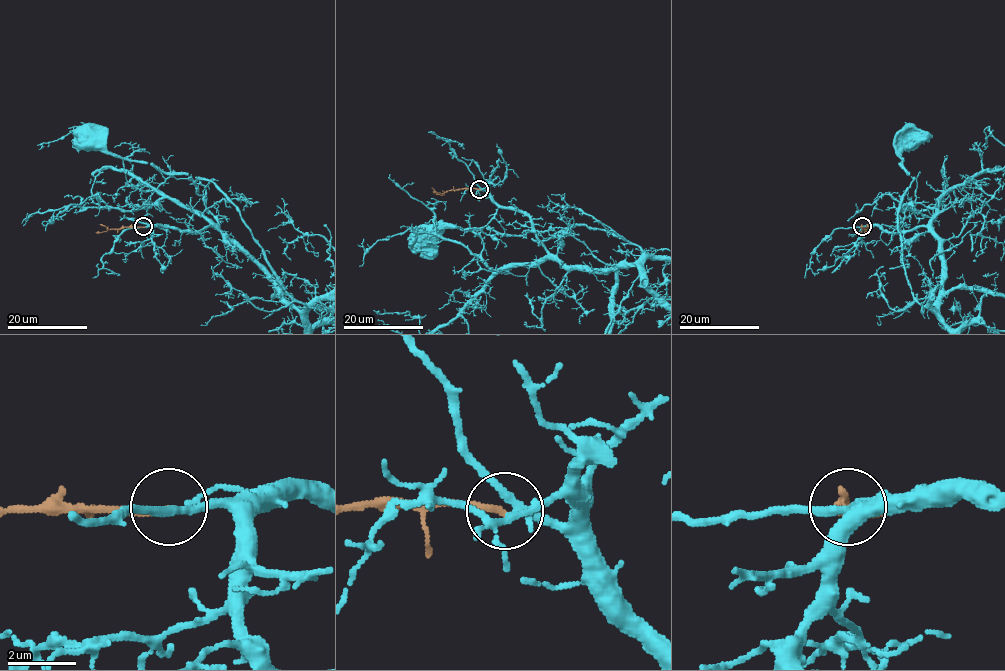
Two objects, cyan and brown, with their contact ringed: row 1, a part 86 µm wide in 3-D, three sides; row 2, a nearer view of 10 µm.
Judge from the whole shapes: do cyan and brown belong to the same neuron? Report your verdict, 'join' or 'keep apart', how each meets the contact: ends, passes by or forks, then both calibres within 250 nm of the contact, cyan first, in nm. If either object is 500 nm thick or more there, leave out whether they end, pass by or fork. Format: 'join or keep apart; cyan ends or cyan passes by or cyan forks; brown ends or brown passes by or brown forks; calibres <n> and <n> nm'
join; cyan passes by; brown ends; calibres 200 and 200 nm

